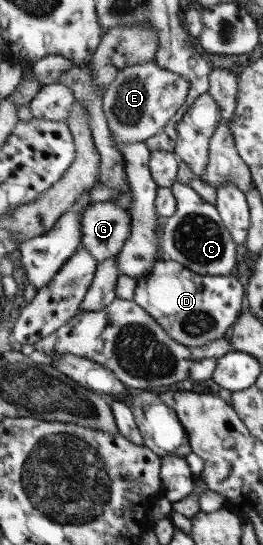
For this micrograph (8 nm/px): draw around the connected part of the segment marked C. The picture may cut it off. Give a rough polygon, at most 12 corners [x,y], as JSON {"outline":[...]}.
{"outline":[[188,184],[159,239],[166,259],[196,274],[234,274],[235,243]]}

